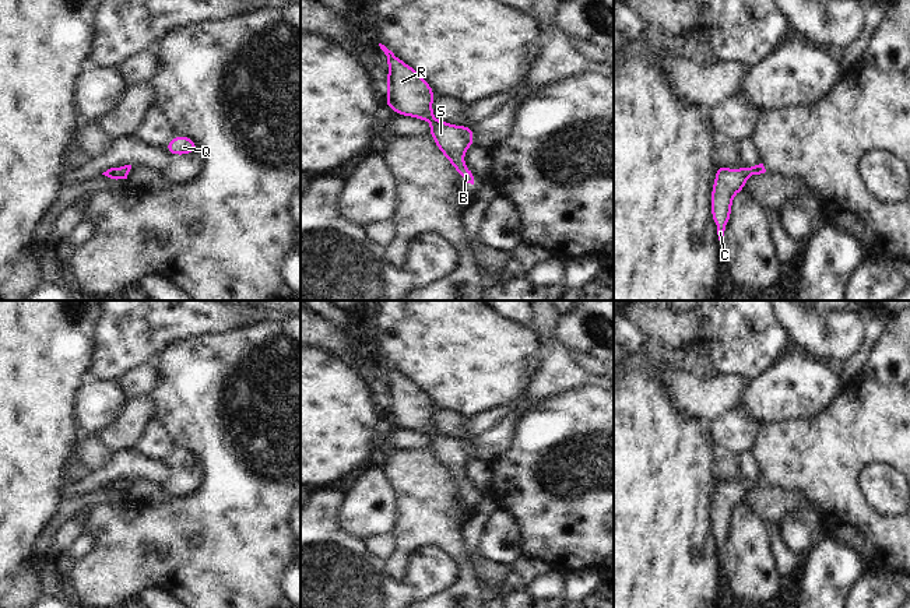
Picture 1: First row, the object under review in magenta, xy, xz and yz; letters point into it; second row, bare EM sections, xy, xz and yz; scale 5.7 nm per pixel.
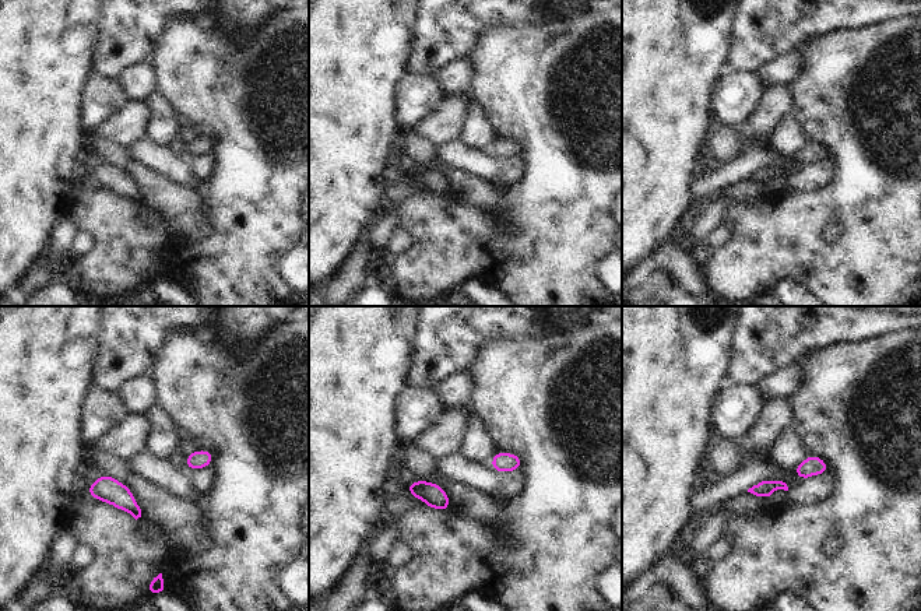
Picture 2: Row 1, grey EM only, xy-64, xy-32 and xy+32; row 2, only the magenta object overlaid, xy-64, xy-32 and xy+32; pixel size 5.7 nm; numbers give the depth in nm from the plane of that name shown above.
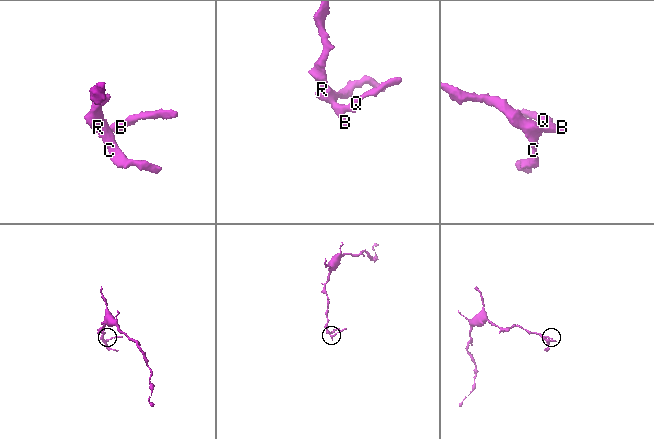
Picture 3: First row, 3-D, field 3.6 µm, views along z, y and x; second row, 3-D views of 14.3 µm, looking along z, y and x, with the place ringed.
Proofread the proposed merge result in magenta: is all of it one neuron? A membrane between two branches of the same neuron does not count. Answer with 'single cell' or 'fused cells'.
single cell

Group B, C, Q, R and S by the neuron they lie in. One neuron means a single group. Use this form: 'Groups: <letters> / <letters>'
Groups: B C Q R S

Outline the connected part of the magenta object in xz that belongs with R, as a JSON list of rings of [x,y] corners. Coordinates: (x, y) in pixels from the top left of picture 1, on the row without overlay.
[[[379,356],[387,369],[389,387],[386,397],[389,400],[384,412],[386,421],[390,421],[398,429],[411,429],[431,436],[428,449],[433,451],[439,464],[449,472],[453,481],[465,496],[474,498],[474,489],[464,475],[464,467],[474,460],[472,440],[464,437],[449,437],[442,432],[433,430],[433,410],[436,405],[428,394],[410,377],[398,372],[384,358]]]

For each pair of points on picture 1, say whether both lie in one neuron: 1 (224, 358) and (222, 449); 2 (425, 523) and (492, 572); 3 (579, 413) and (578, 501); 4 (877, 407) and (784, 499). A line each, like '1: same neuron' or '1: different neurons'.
1: same neuron
2: different neurons
3: same neuron
4: different neurons

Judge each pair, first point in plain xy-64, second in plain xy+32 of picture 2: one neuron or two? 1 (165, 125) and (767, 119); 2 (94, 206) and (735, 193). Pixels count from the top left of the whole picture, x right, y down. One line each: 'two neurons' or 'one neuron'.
1: two neurons
2: two neurons

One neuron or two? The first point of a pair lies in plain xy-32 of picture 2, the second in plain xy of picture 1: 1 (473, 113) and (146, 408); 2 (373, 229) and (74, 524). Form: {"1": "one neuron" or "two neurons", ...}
{"1": "two neurons", "2": "one neuron"}

